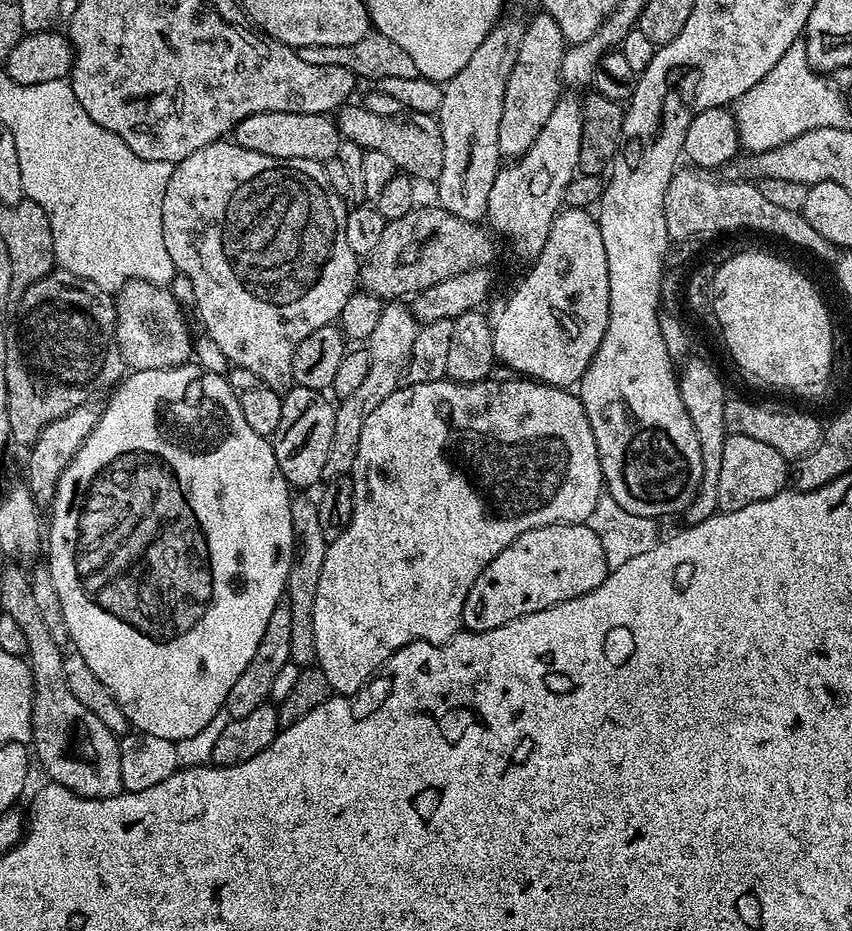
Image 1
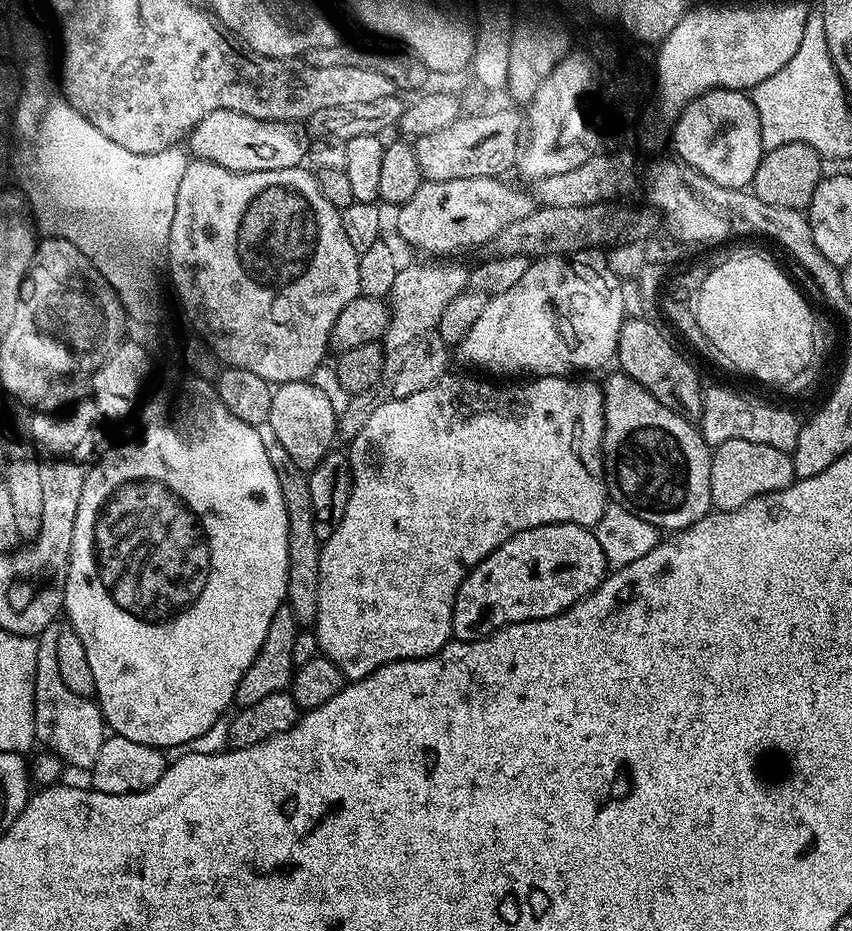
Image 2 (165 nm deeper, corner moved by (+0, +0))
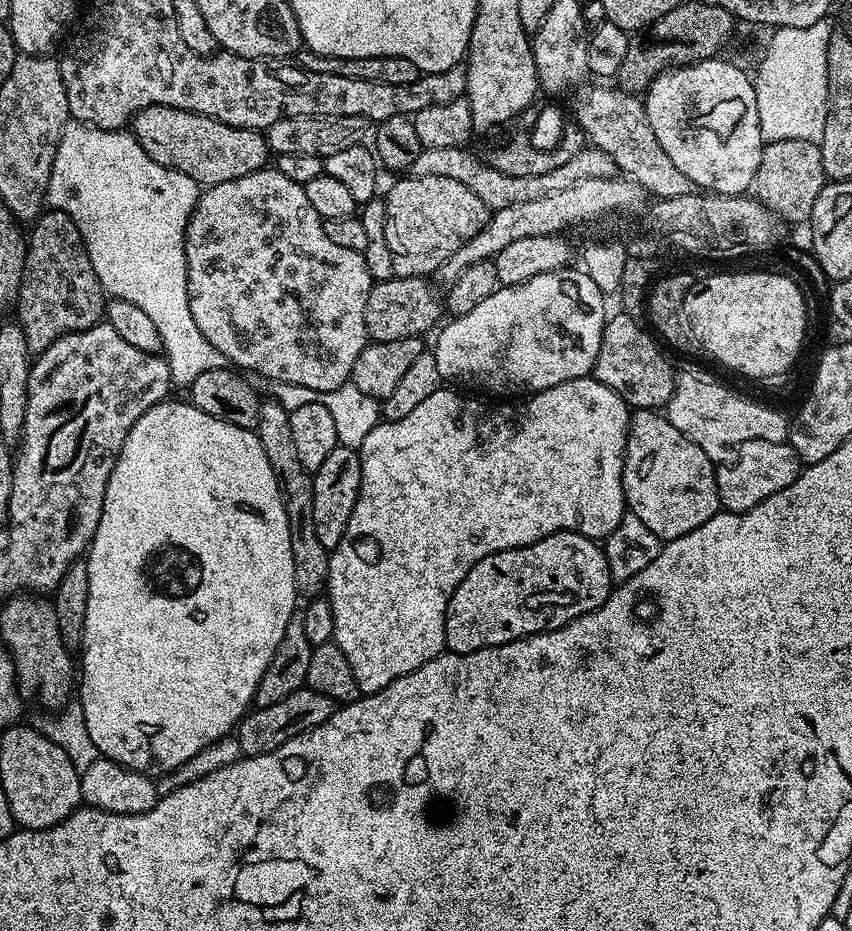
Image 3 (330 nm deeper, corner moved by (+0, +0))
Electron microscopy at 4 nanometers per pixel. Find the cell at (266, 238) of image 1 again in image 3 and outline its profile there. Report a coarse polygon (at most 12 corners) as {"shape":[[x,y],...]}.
{"shape":[[265,166],[205,187],[190,312],[316,391],[370,343],[363,252]]}

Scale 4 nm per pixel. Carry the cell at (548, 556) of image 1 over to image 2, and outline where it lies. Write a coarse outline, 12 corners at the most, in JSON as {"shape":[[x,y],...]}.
{"shape":[[543,524],[462,582],[453,637],[557,616],[608,571],[583,524]]}

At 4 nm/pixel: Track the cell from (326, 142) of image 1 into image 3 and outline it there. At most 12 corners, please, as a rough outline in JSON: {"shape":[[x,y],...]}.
{"shape":[[165,104],[130,131],[154,162],[201,186],[270,160],[263,131]]}

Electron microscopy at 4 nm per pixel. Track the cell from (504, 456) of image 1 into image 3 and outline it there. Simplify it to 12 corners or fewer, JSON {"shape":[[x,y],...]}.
{"shape":[[437,388],[358,449],[328,557],[364,694],[482,558],[626,511],[630,405]]}

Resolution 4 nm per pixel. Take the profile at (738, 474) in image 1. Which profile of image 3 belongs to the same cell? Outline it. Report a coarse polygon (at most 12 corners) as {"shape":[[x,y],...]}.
{"shape":[[742,442],[716,470],[721,509],[750,510],[800,477],[787,442]]}

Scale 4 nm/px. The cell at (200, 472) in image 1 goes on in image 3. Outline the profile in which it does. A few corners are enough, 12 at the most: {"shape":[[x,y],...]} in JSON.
{"shape":[[165,398],[86,553],[103,759],[224,739],[298,612],[253,429]]}

